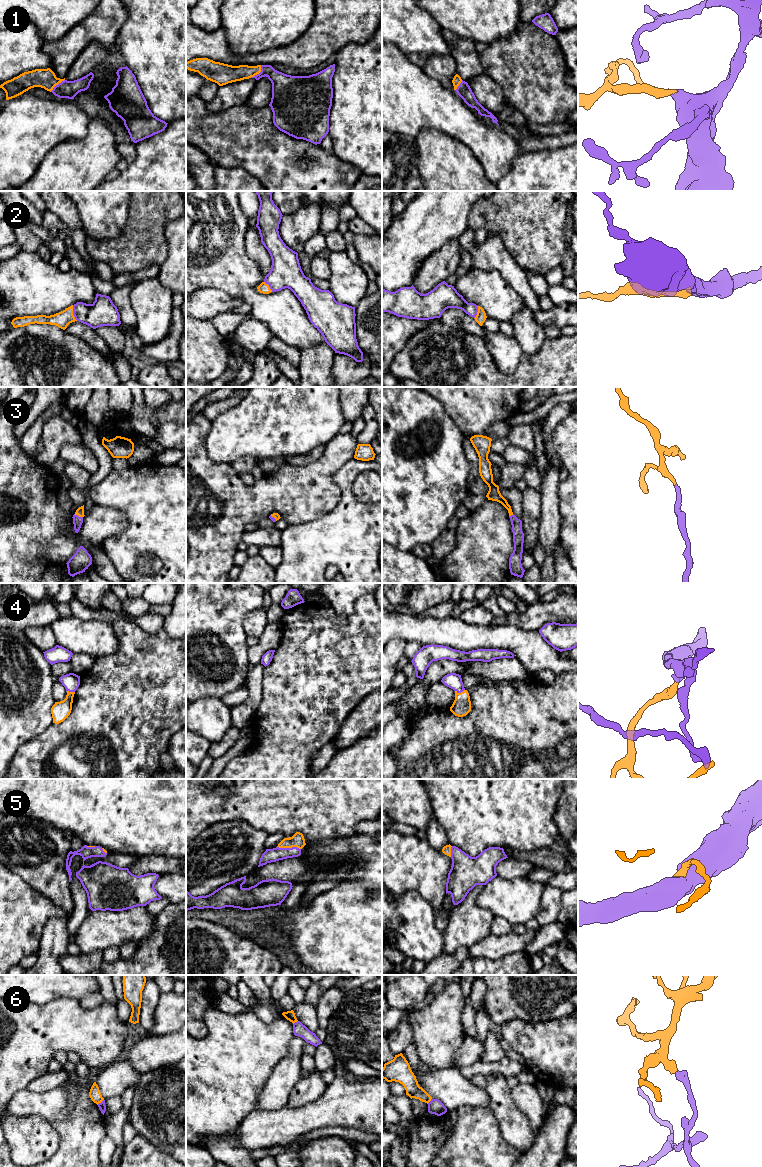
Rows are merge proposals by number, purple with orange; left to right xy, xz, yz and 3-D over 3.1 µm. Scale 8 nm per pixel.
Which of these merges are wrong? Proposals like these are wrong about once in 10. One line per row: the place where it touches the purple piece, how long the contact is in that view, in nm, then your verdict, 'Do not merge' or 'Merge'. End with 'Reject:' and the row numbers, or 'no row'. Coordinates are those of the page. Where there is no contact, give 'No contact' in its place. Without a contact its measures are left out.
1: Touches purple at xz (259, 73). Shared border 140 nm. Merge
2: Touches purple at xy (73, 313). Shared border 130 nm. Merge
3: Touches purple at xy (77, 515). Shared border 80 nm. Merge
4: Touches purple at yz (459, 692). Shared border 80 nm. Merge
5: Touches purple at xz (289, 848). Shared border 190 nm. Merge
6: Touches purple at xy (101, 1102). Shared border 70 nm. Do not merge
Reject: 6

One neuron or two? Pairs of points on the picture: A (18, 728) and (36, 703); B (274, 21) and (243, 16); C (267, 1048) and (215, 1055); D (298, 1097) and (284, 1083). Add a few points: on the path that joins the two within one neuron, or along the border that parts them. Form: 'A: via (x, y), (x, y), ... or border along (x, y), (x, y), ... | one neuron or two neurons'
A: via (18, 722), (30, 709) | one neuron
B: via (266, 21), (257, 16), (251, 16) | one neuron
C: via (254, 1048), (243, 1050), (238, 1055), (228, 1055) | one neuron
D: border along (301, 1078), (291, 1090), (286, 1105) | two neurons

